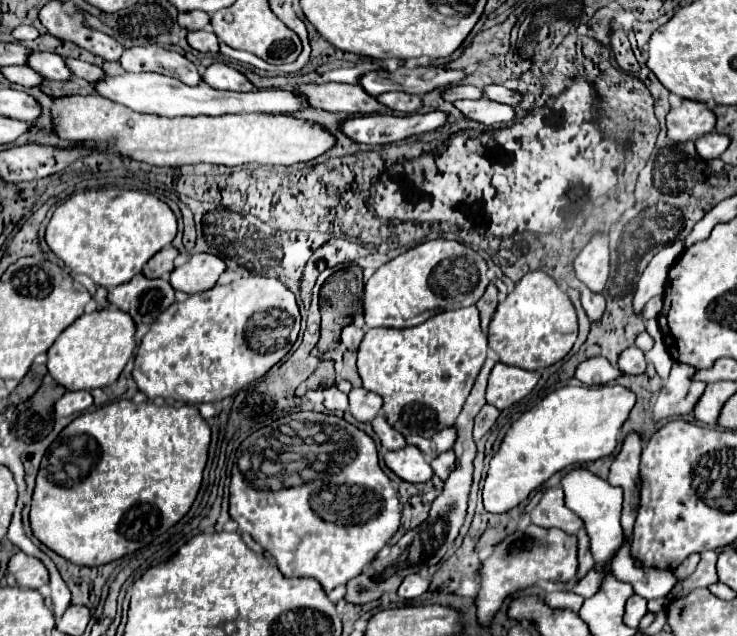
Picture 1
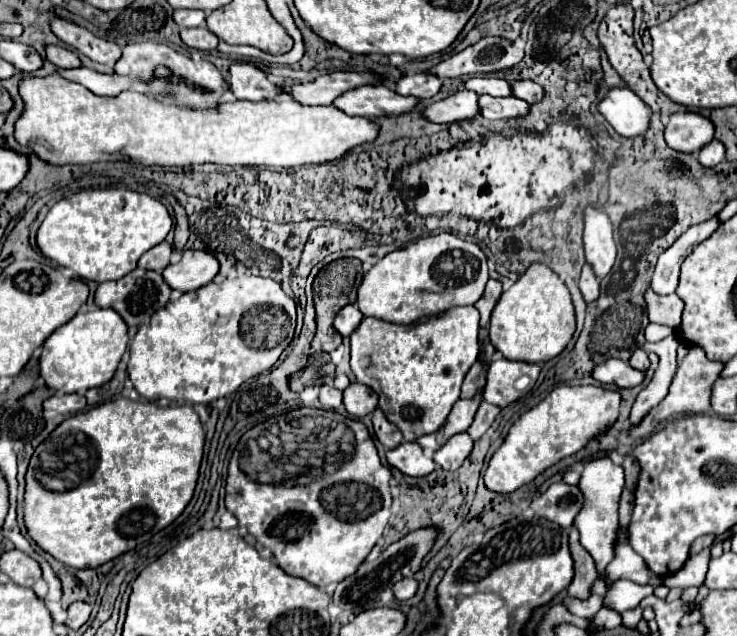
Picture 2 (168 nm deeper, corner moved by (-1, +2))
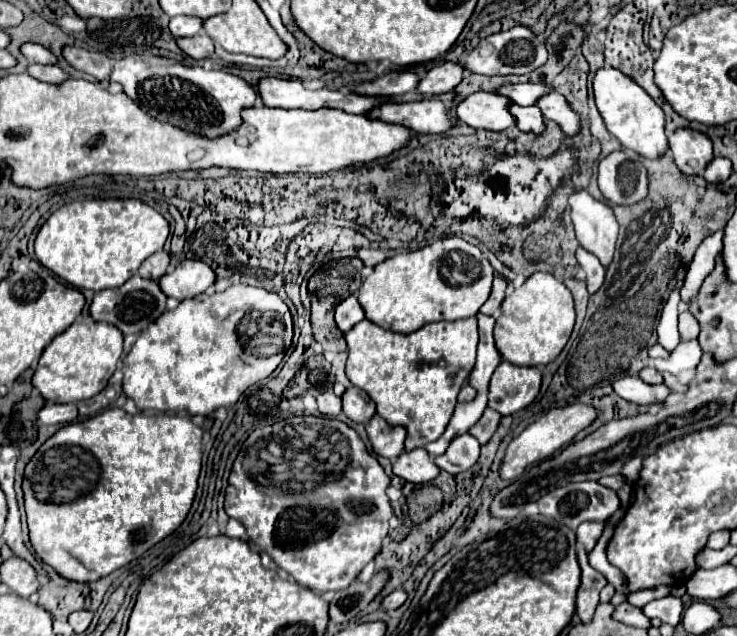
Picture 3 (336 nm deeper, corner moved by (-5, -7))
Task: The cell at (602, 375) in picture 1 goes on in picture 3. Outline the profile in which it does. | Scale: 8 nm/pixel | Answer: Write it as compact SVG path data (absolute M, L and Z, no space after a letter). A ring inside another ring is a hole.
M622 377L614 381L614 391L636 405L652 405L652 403L664 403L668 395L672 393L666 385L646 385L640 381L640 377Z

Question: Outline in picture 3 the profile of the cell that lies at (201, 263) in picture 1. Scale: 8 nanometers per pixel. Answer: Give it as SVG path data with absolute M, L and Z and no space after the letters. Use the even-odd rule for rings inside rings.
M182 261L172 273L164 275L158 283L166 297L174 297L178 301L204 293L216 275L214 271L202 261Z

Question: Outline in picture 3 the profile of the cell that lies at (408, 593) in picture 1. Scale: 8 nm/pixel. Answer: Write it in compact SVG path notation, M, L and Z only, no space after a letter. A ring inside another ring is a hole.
M396 589L396 591L392 591L390 595L386 595L386 597L382 599L380 607L382 607L384 611L390 611L390 609L398 609L404 601L406 601L406 591L404 591L404 589Z

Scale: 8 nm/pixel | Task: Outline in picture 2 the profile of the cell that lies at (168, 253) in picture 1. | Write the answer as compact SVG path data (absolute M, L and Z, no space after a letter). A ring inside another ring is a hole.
M162 242L162 244L158 244L158 248L150 248L150 252L146 252L146 256L142 256L138 266L144 270L162 272L170 264L170 256L172 256L172 246L168 242Z

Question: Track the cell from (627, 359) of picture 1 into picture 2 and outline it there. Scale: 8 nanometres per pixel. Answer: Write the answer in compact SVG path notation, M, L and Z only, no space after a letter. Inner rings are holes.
M636 348L634 352L632 352L632 356L630 356L630 366L632 368L636 368L636 370L648 370L648 366L650 366L650 360L648 360L648 354L644 352L644 350L640 350L640 348Z

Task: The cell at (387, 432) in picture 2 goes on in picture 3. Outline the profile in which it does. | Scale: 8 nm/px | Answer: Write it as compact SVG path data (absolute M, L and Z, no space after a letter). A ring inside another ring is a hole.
M374 415L366 423L366 433L368 433L368 439L376 455L390 457L390 461L394 461L404 451L406 429L390 427L380 415Z

